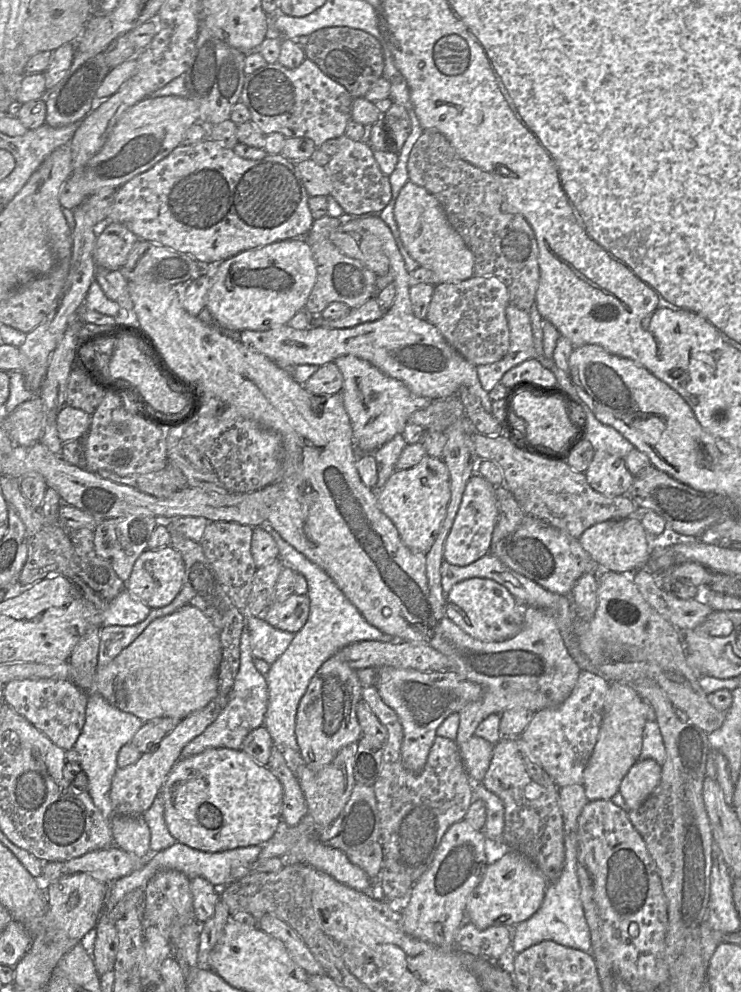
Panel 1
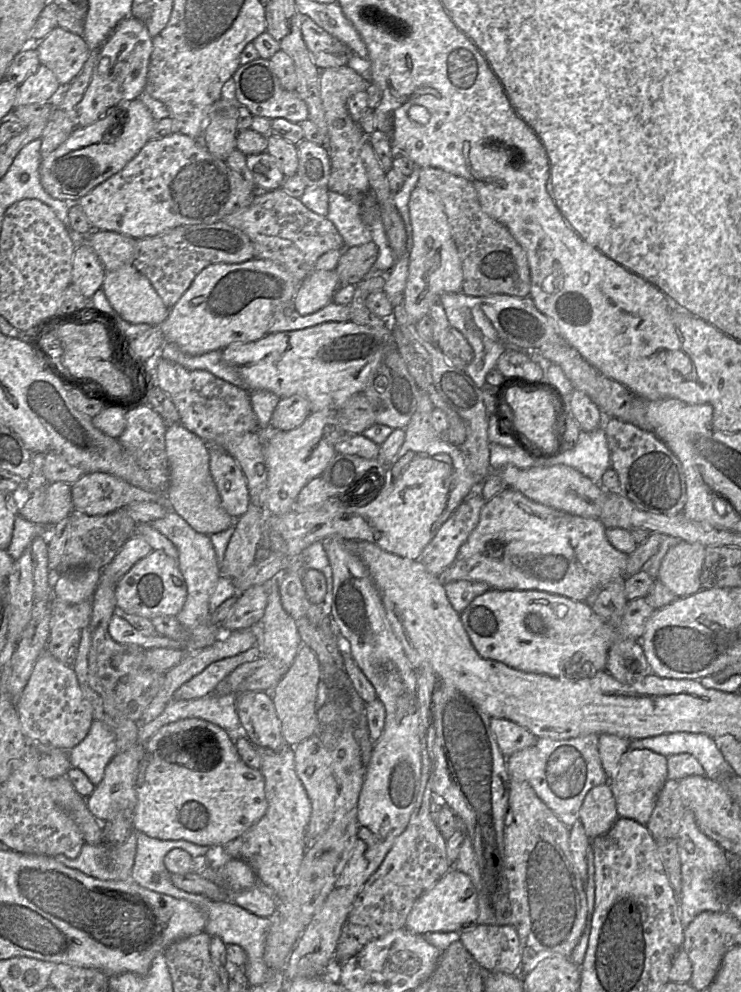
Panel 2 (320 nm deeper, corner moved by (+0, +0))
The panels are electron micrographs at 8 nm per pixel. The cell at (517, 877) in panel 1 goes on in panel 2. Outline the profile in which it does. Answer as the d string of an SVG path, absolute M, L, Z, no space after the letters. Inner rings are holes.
M451 868L414 903L405 928L415 934L465 931L477 926L478 890L468 875Z

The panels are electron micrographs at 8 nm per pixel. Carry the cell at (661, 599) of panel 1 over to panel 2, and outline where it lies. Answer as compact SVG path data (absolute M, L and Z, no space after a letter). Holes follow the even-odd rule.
M489 590L476 597L467 608L460 614L461 622L466 630L474 648L479 655L485 659L499 661L507 666L527 673L545 674L551 677L565 678L571 680L580 680L594 676L597 672L606 670L608 651L612 644L620 639L630 639L641 641L644 634L647 620L653 614L655 609L651 607L645 598L636 598L628 601L623 616L618 623L609 623L598 616L586 602L575 601L560 595L550 594L538 590Z

